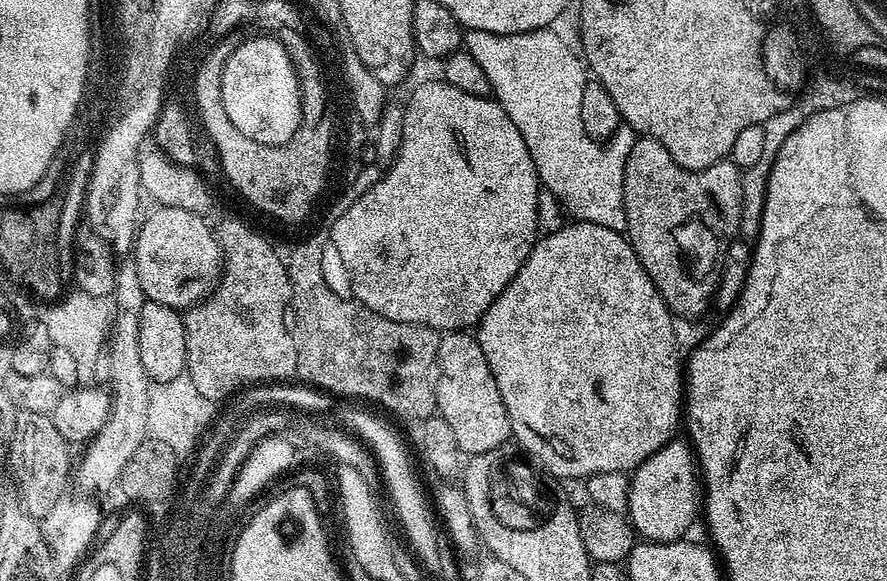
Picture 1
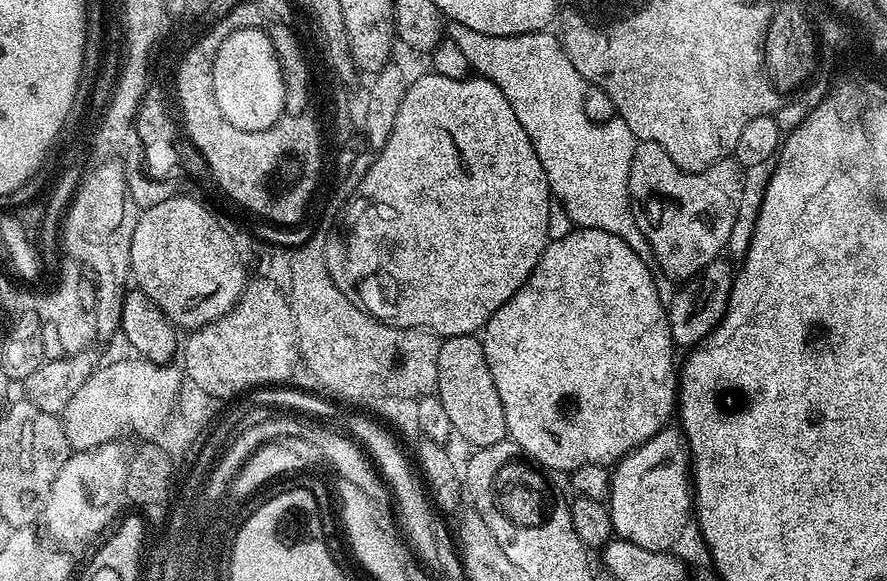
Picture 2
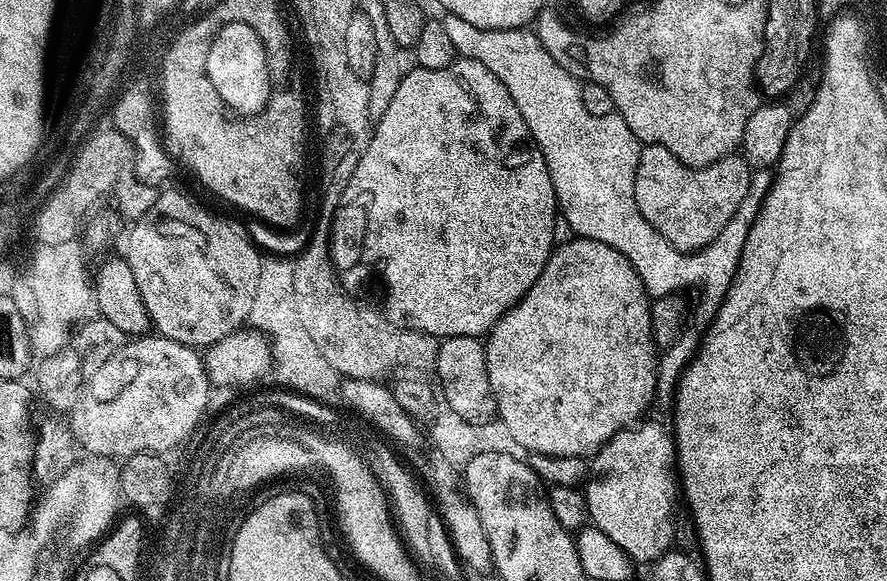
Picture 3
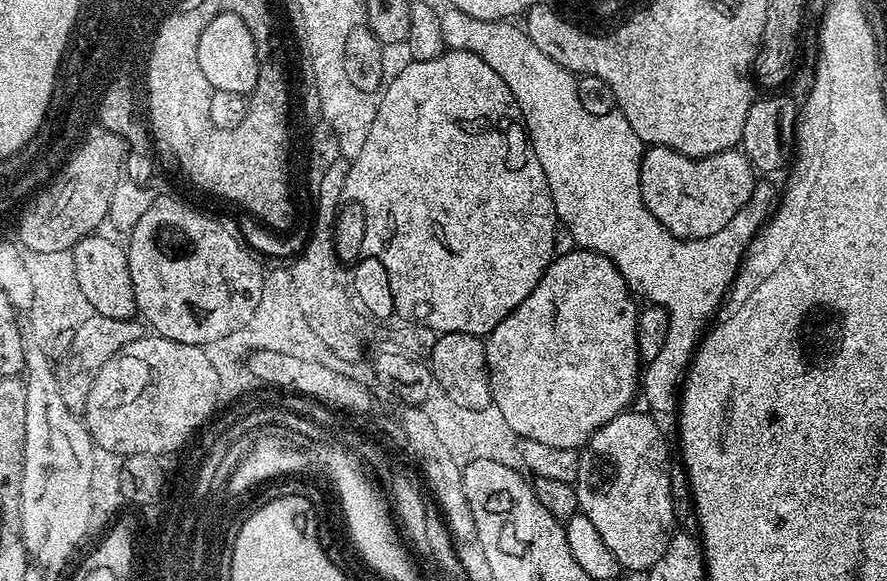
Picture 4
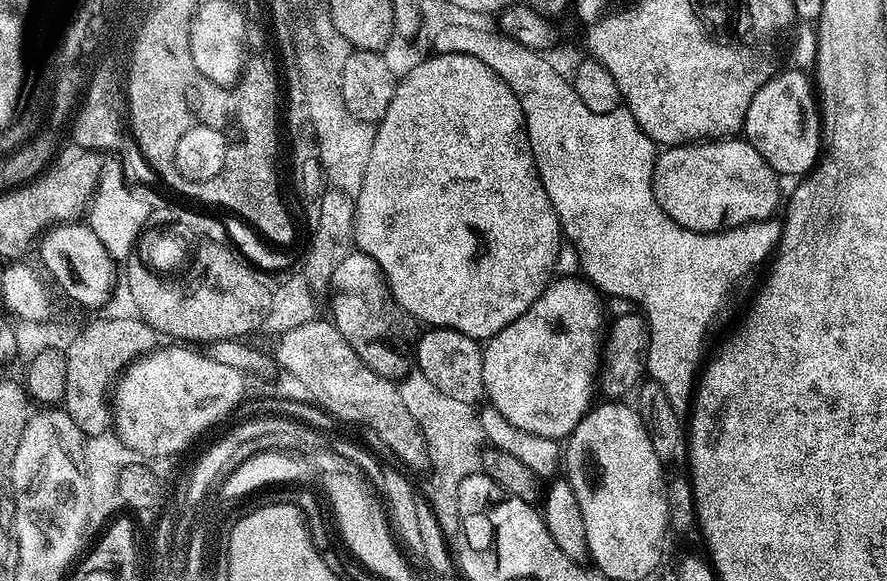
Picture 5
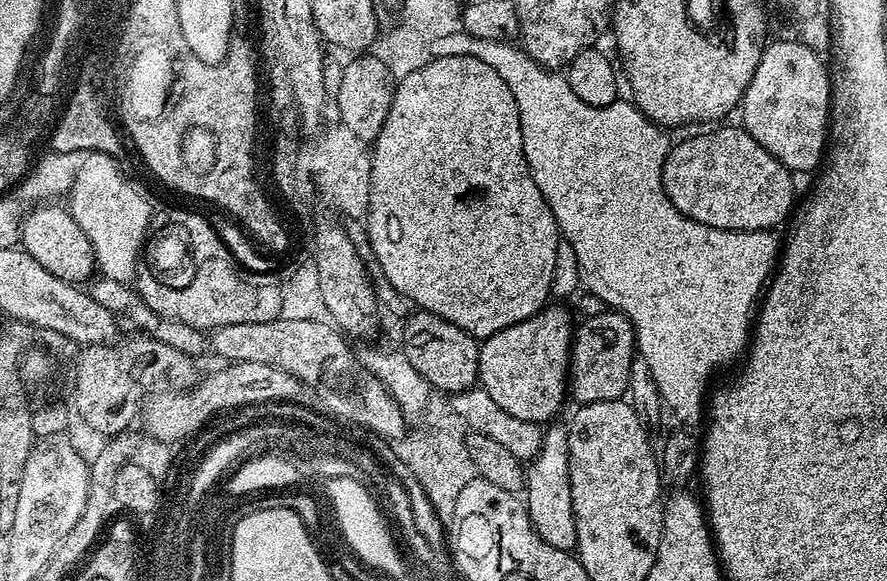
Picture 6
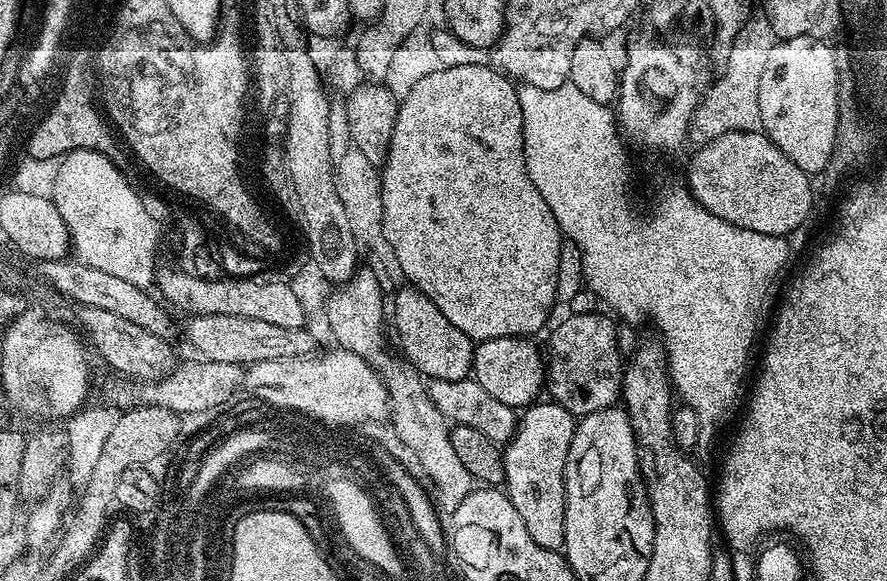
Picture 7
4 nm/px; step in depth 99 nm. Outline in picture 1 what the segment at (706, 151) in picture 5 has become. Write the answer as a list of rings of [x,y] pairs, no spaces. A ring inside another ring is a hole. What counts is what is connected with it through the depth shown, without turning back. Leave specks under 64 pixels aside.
[[[640,136],[634,142],[634,150],[630,150],[630,154],[626,158],[626,166],[624,167],[624,227],[628,241],[632,243],[634,254],[638,254],[638,262],[642,262],[642,266],[646,270],[646,274],[650,274],[650,278],[654,282],[654,286],[662,294],[662,298],[666,302],[666,306],[672,311],[673,317],[680,318],[685,316],[686,319],[692,320],[695,316],[700,316],[709,307],[714,304],[716,288],[720,285],[720,265],[724,262],[724,253],[726,246],[737,239],[740,231],[740,219],[742,218],[742,172],[732,163],[731,159],[720,160],[714,166],[710,166],[706,170],[686,170],[682,166],[678,166],[678,162],[674,162],[674,158],[670,158],[670,150],[666,150],[666,146],[662,146],[662,142],[658,142],[649,136]]]

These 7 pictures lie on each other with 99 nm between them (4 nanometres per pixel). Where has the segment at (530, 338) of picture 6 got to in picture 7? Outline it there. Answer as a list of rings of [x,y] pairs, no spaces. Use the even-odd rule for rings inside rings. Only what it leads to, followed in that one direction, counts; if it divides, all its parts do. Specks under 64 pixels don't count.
[[[503,336],[502,338],[494,338],[493,340],[482,340],[479,341],[475,345],[473,354],[472,354],[472,376],[474,379],[479,382],[481,386],[486,389],[487,392],[490,393],[490,398],[498,398],[498,402],[506,402],[506,406],[510,406],[511,408],[515,408],[517,410],[523,410],[539,401],[541,399],[542,393],[545,391],[546,388],[546,360],[545,357],[542,355],[541,349],[540,352],[538,349],[532,345],[533,341],[528,338],[521,338],[519,336]]]

